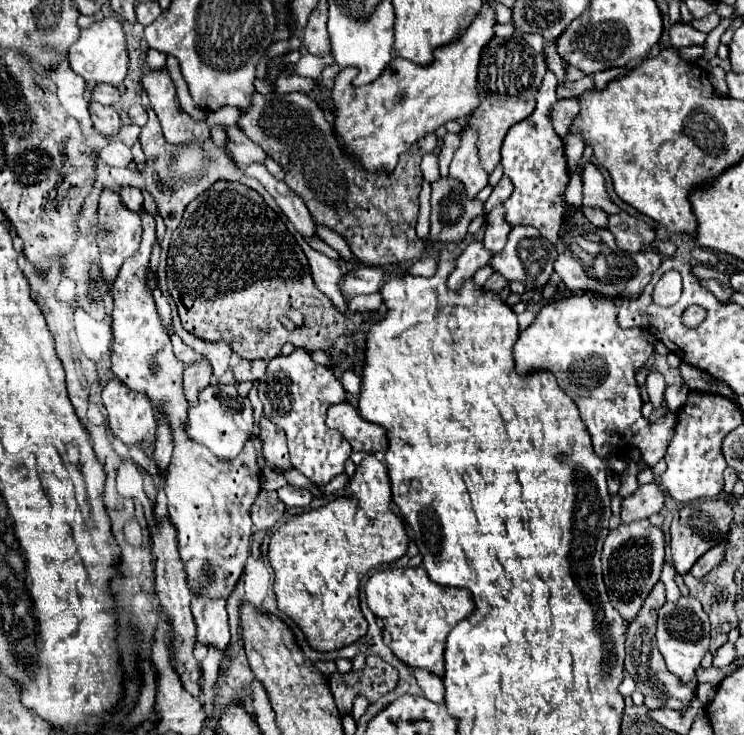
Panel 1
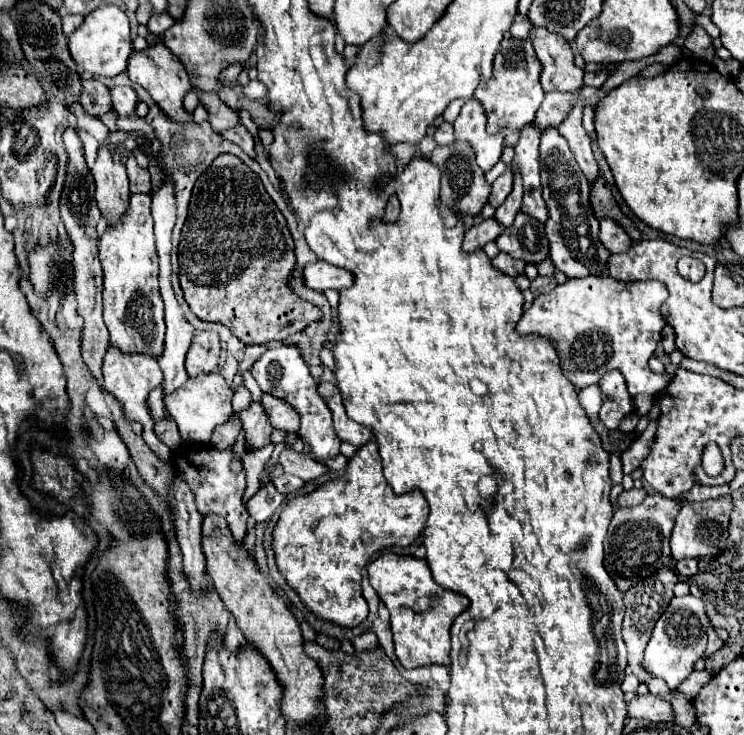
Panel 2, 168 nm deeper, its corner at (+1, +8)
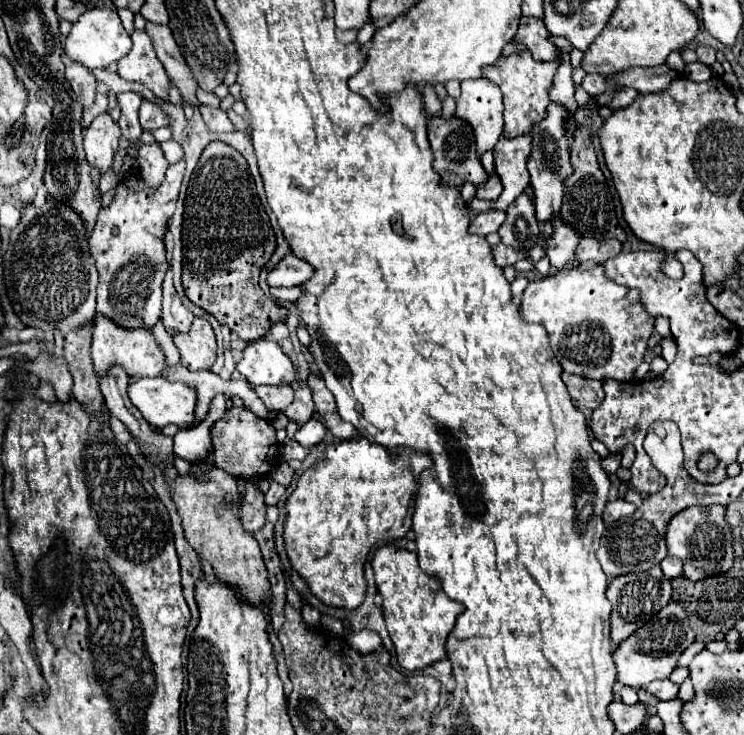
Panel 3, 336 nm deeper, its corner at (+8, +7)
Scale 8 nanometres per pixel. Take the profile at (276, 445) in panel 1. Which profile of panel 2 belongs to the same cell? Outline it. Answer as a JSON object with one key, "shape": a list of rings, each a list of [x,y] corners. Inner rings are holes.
{"shape":[[[263,394],[263,400],[261,400],[263,408],[265,408],[265,414],[269,418],[269,424],[275,428],[275,430],[281,430],[281,432],[295,432],[297,430],[297,424],[299,424],[299,416],[297,412],[285,404],[283,400],[271,396],[271,394]]]}

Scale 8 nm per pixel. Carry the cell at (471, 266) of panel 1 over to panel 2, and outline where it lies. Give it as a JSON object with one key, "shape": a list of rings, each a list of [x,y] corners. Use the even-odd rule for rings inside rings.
{"shape":[[[495,218],[481,220],[479,224],[475,224],[475,226],[465,234],[463,250],[465,250],[465,252],[473,252],[473,250],[477,250],[477,248],[483,248],[485,244],[495,242],[501,232],[503,232],[503,230],[501,230],[501,224],[497,224]]]}

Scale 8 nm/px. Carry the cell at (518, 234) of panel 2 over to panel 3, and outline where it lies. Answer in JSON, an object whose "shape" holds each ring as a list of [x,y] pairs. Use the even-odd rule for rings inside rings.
{"shape":[[[522,193],[506,213],[508,217],[498,231],[502,243],[522,251],[530,251],[540,239],[540,225],[534,215],[532,199],[526,197],[526,193]]]}

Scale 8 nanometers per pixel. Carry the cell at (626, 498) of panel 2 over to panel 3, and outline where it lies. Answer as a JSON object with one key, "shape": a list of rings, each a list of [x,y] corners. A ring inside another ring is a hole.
{"shape":[[[614,499],[614,501],[608,501],[606,509],[604,509],[604,523],[614,523],[618,521],[620,517],[628,517],[636,511],[636,505],[634,503],[628,503],[628,501],[622,501],[622,499]]]}

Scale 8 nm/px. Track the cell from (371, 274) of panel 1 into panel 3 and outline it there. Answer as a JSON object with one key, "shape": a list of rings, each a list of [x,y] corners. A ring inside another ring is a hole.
{"shape":[[[286,255],[268,273],[268,285],[270,287],[294,287],[294,285],[300,285],[302,281],[308,281],[312,273],[314,273],[314,269],[306,261],[294,257],[294,255]]]}

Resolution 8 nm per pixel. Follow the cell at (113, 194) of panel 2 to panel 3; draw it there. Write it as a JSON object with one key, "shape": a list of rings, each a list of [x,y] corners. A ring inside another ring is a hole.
{"shape":[[[108,113],[96,117],[84,131],[84,149],[90,165],[98,167],[100,173],[106,173],[112,165],[112,159],[118,151],[120,127],[112,121]]]}

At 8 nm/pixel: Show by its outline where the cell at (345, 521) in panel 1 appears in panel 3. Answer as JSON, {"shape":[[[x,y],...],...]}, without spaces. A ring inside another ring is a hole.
{"shape":[[[364,437],[330,443],[326,455],[328,461],[318,461],[300,475],[296,489],[286,501],[288,521],[284,525],[284,541],[292,567],[304,577],[312,593],[322,603],[356,609],[366,595],[366,581],[362,579],[366,555],[372,545],[378,543],[378,539],[400,539],[410,531],[420,473],[432,465],[432,457],[430,453],[416,449],[396,449],[390,453],[388,449],[382,449],[382,445],[372,445]]]}

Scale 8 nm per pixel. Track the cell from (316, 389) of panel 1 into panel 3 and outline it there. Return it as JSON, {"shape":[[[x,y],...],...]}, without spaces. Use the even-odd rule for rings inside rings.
{"shape":[[[256,341],[242,351],[242,359],[236,365],[242,377],[258,385],[290,385],[294,381],[292,361],[284,355],[274,341]]]}

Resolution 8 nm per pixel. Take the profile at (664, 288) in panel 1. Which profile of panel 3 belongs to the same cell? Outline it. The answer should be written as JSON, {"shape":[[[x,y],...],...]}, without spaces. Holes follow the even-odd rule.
{"shape":[[[594,265],[592,269],[562,269],[556,275],[548,275],[544,279],[532,281],[522,295],[522,317],[530,323],[540,323],[546,327],[550,335],[550,345],[554,357],[562,365],[564,371],[588,377],[588,379],[618,379],[632,381],[634,369],[642,363],[648,337],[654,331],[654,317],[648,315],[638,299],[638,291],[630,291],[624,285],[614,283],[606,277],[602,265]]]}

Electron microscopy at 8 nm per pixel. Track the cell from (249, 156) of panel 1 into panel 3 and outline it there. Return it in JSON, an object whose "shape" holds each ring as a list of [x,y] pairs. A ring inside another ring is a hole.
{"shape":[[[146,21],[144,31],[150,35],[150,39],[154,43],[154,49],[156,49],[156,55],[162,61],[170,81],[180,89],[180,95],[186,101],[190,101],[192,105],[200,105],[196,95],[194,95],[198,85],[196,85],[196,81],[194,81],[194,77],[190,73],[190,67],[186,65],[186,61],[184,61],[178,45],[176,45],[172,33],[170,33],[170,27]]]}

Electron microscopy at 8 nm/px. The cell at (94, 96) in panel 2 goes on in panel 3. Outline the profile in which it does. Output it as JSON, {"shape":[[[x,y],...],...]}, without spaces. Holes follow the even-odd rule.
{"shape":[[[66,61],[64,75],[66,75],[68,83],[72,85],[78,101],[80,101],[84,107],[90,107],[90,105],[94,103],[94,93],[96,93],[96,79],[94,79],[92,71],[86,69],[82,63]]]}

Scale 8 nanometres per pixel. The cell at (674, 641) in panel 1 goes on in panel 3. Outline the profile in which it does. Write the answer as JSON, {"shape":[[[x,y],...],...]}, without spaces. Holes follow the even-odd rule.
{"shape":[[[678,603],[666,605],[642,629],[632,633],[626,641],[622,641],[622,645],[618,645],[612,651],[614,665],[618,671],[618,685],[626,685],[638,691],[656,679],[666,679],[676,669],[682,651],[692,641],[694,641],[694,631],[690,629],[686,611]]]}

